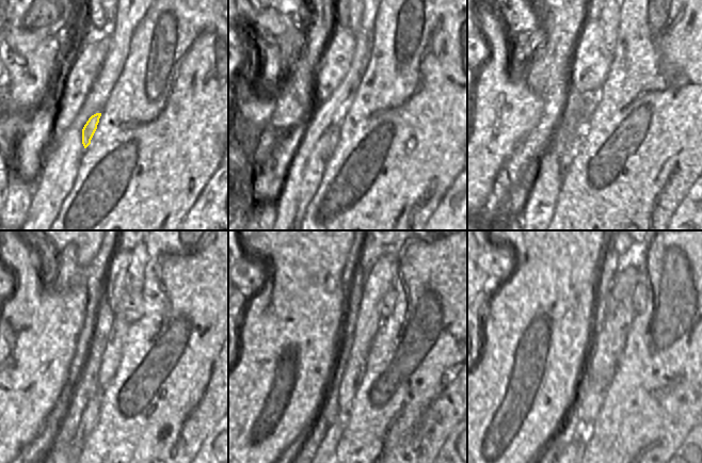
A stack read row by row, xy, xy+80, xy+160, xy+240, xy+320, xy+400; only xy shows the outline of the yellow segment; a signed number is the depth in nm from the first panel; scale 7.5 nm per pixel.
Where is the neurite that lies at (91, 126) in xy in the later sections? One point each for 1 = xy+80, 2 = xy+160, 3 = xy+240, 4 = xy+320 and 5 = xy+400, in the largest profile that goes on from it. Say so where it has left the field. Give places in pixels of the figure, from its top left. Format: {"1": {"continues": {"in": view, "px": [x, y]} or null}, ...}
{"1": {"continues": {"in": "xy+80", "px": [331, 139]}}, "2": {"continues": {"in": "xy+160", "px": [572, 147]}}, "3": {"continues": {"in": "xy+240", "px": [91, 413]}}, "4": {"continues": {"in": "xy+320", "px": [328, 446]}}, "5": {"continues": {"in": "xy+400", "px": [572, 447]}}}

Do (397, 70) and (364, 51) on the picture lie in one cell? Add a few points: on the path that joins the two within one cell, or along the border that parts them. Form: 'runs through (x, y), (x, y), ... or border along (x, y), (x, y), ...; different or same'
border along (375, 30), (370, 58), (366, 70), (361, 78); different

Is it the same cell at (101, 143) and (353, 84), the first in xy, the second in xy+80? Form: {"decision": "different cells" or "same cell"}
{"decision": "different cells"}

